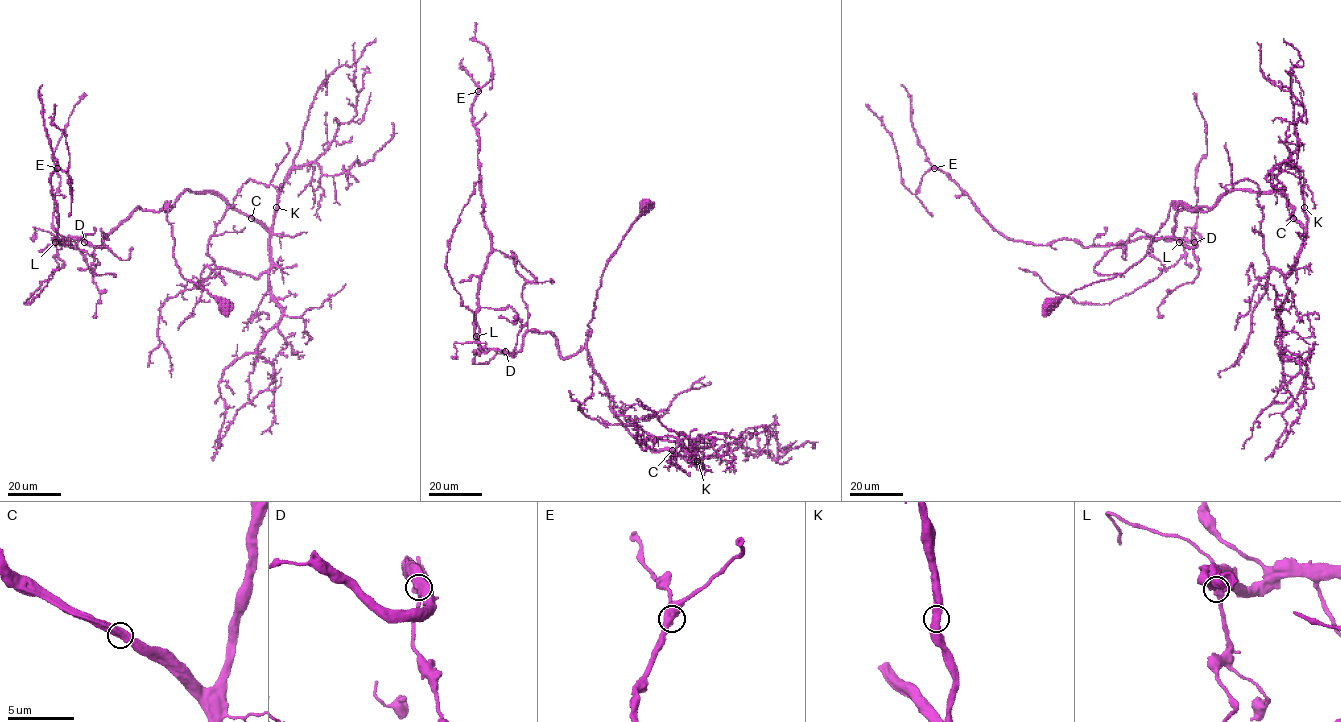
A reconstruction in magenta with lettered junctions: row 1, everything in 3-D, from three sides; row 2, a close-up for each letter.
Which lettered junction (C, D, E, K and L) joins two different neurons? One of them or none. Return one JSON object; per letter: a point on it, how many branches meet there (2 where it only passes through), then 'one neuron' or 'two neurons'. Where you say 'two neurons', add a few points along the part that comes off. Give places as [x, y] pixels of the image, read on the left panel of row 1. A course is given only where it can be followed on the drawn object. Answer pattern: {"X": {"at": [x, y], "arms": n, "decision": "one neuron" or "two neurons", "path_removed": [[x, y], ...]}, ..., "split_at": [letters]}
{"C": {"at": [251, 218], "arms": 2, "decision": "one neuron"}, "D": {"at": [84, 242], "arms": 2, "decision": "one neuron"}, "E": {"at": [57, 168], "arms": 2, "decision": "one neuron"}, "K": {"at": [276, 207], "arms": 2, "decision": "one neuron"}, "L": {"at": [55, 242], "arms": 2, "decision": "one neuron"}, "split_at": []}

